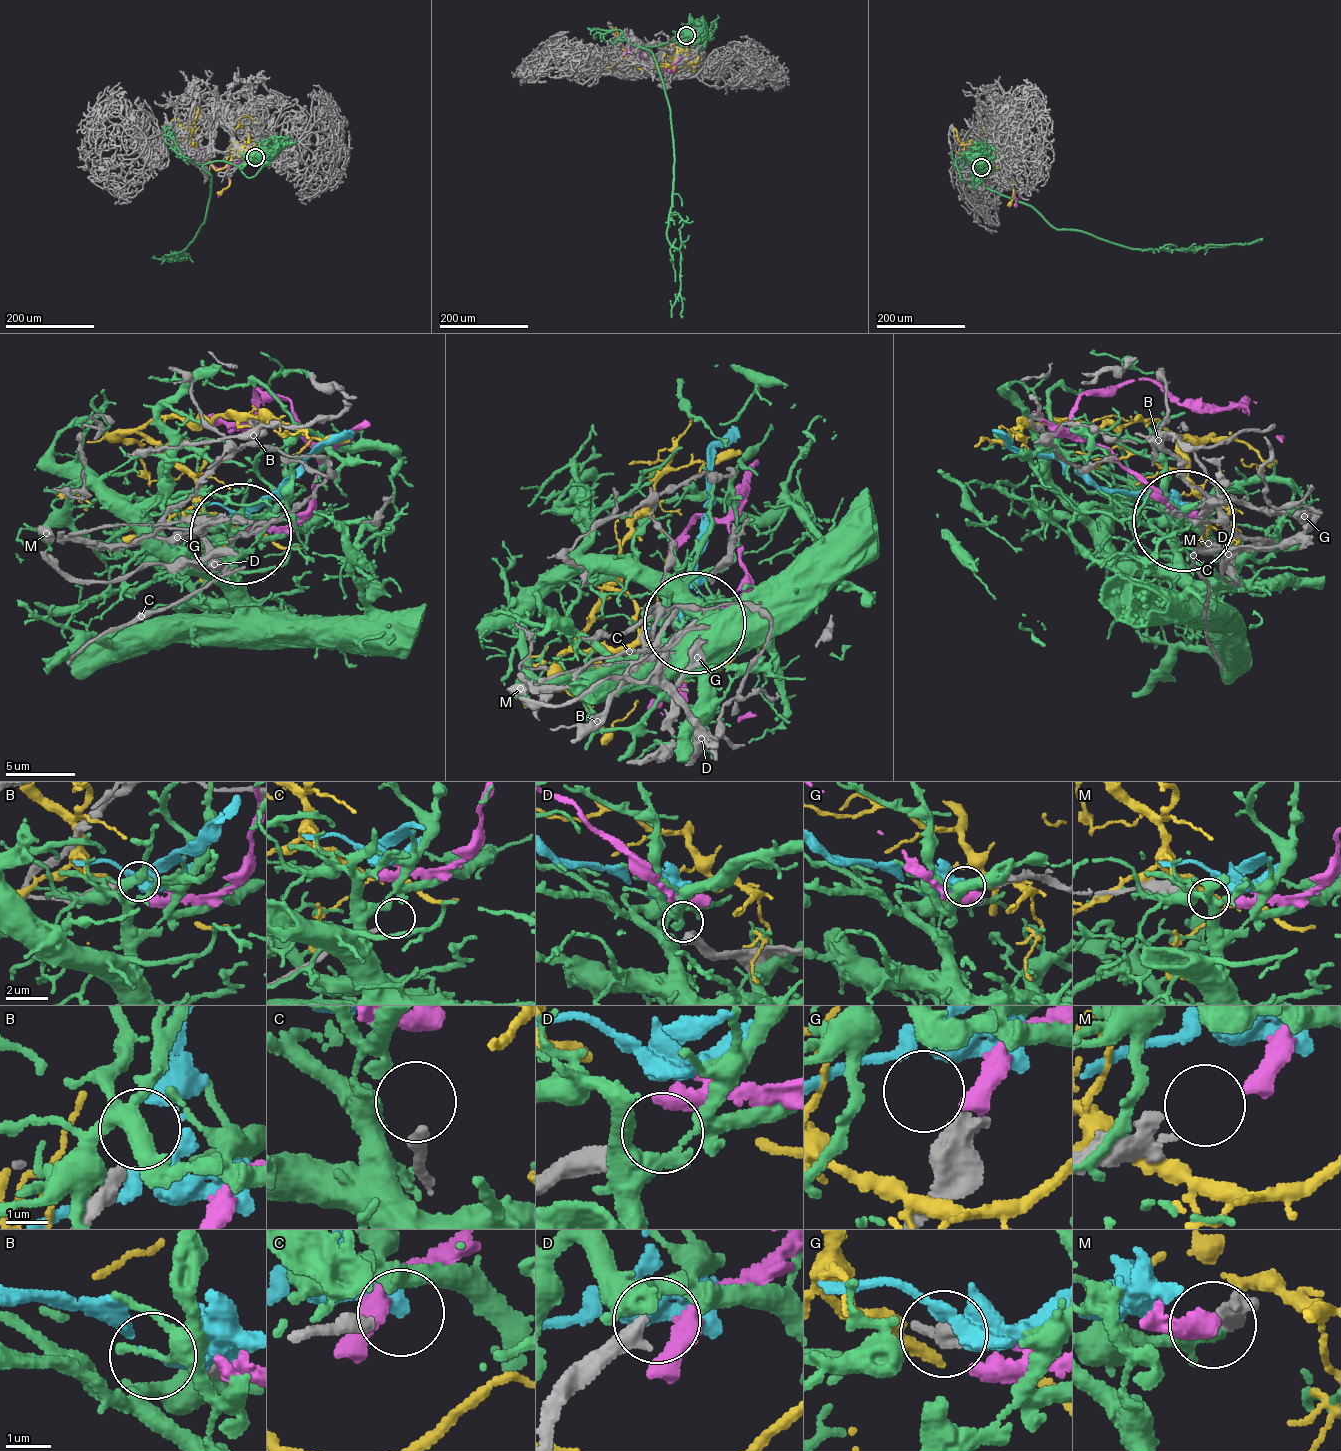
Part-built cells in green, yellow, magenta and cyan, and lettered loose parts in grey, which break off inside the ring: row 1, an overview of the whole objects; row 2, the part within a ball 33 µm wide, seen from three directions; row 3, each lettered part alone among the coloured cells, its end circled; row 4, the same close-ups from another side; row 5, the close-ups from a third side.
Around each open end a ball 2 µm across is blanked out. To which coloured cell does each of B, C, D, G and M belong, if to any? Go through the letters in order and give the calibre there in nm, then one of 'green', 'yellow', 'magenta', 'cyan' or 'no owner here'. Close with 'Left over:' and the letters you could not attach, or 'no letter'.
B: 340 nm thick; no owner here
C: 280 nm thick; no owner here
D: 440 nm thick; no owner here
G: 550 nm thick; cyan
M: 200 nm thick; magenta
Left over: B, C, D

